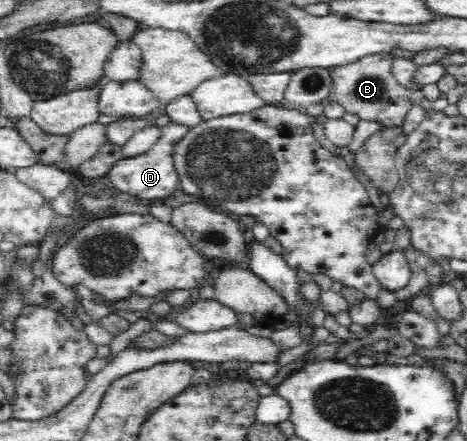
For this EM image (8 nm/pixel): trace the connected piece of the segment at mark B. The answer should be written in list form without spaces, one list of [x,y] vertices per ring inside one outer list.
[[[373,54],[344,66],[328,68],[336,102],[347,113],[355,113],[363,121],[379,121],[385,128],[401,126],[407,111],[411,109],[411,92],[395,79],[391,71],[391,59],[391,55]]]

